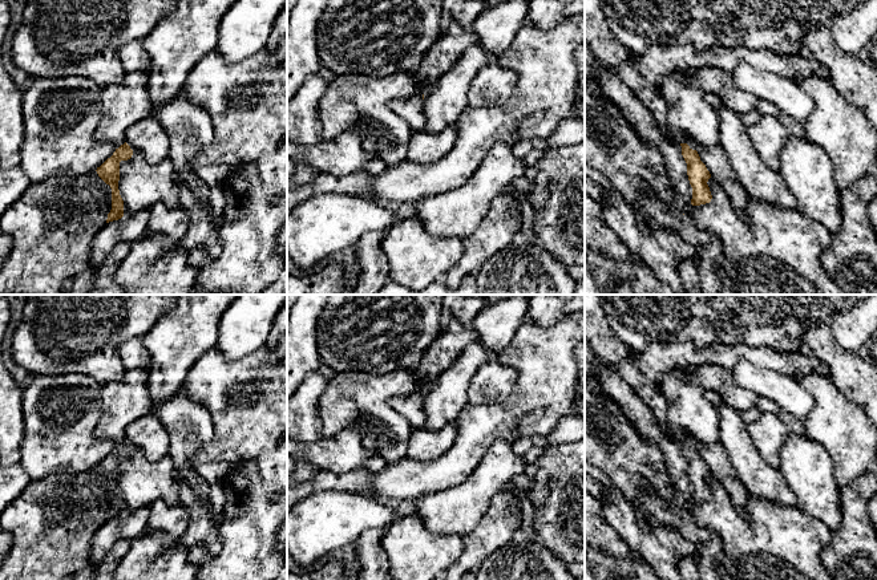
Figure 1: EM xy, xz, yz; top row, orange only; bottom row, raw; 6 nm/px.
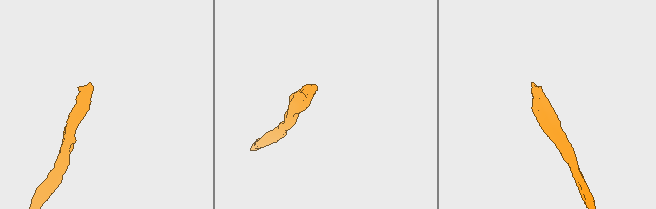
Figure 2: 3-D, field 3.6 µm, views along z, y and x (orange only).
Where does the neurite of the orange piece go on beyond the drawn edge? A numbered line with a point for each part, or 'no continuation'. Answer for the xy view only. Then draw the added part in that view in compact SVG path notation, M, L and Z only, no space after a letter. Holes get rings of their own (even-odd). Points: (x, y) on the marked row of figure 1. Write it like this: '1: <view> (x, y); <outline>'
1: xy (125, 104); M126 72L121 84L102 89L102 118L97 127L97 139L110 142L118 149L126 142L128 129L151 115L153 108L145 85L149 72Z

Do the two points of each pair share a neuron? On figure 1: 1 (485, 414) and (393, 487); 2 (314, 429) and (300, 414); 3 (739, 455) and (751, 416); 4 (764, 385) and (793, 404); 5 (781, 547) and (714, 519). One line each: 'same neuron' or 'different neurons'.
1: same neuron
2: same neuron
3: different neurons
4: same neuron
5: same neuron

